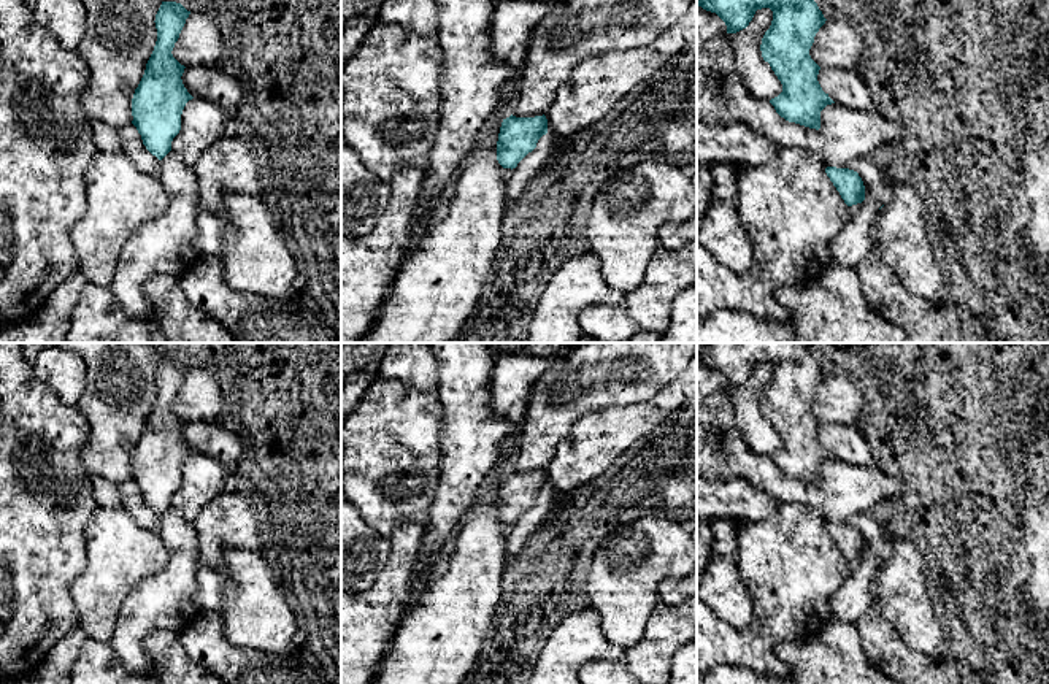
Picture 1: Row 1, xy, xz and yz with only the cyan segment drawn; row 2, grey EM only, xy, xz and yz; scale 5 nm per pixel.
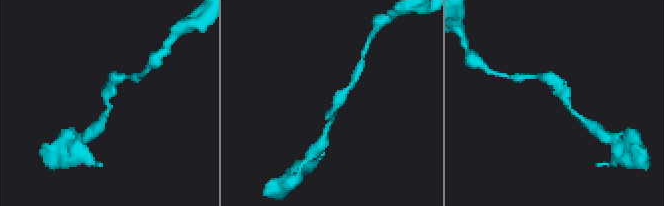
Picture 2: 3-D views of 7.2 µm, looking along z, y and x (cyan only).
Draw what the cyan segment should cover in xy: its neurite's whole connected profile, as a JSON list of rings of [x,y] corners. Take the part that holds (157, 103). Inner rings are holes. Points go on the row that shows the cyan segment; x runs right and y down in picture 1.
[[[162,2],[154,21],[157,41],[132,98],[132,124],[159,160],[171,151],[183,110],[194,98],[181,79],[186,67],[171,54],[189,14],[181,3]]]

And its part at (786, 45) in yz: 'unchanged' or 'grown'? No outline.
unchanged

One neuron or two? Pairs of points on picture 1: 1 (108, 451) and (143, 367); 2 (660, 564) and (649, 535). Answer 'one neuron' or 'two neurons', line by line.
1: one neuron
2: one neuron

